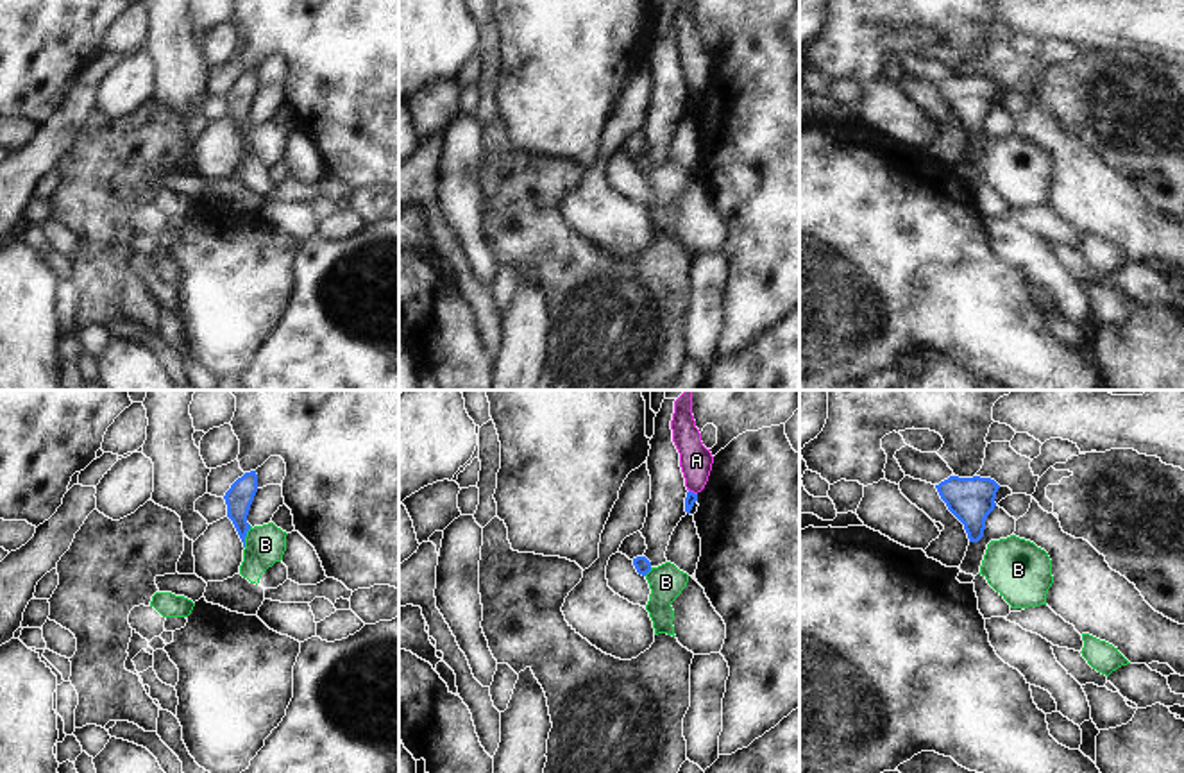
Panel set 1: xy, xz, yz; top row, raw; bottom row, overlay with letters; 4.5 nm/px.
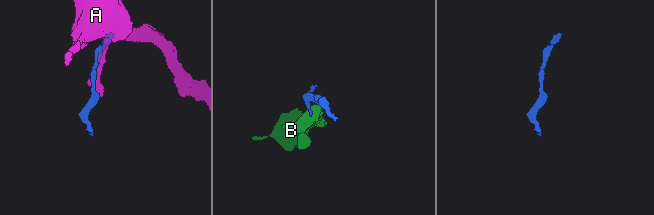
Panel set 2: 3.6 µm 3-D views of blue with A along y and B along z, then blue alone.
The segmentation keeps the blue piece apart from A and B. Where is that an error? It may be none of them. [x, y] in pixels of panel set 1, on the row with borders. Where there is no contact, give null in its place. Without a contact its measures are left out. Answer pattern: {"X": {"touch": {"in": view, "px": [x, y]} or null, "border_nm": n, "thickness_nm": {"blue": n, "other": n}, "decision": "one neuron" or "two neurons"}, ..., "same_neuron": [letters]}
{"A": {"touch": {"in": "xz", "px": [693, 492]}, "border_nm": 50, "thickness_nm": {"blue": 50, "other": 150}, "decision": "two neurons"}, "B": {"touch": {"in": "xy", "px": [245, 535]}, "border_nm": 100, "thickness_nm": {"blue": 120, "other": 180}, "decision": "two neurons"}, "same_neuron": []}

